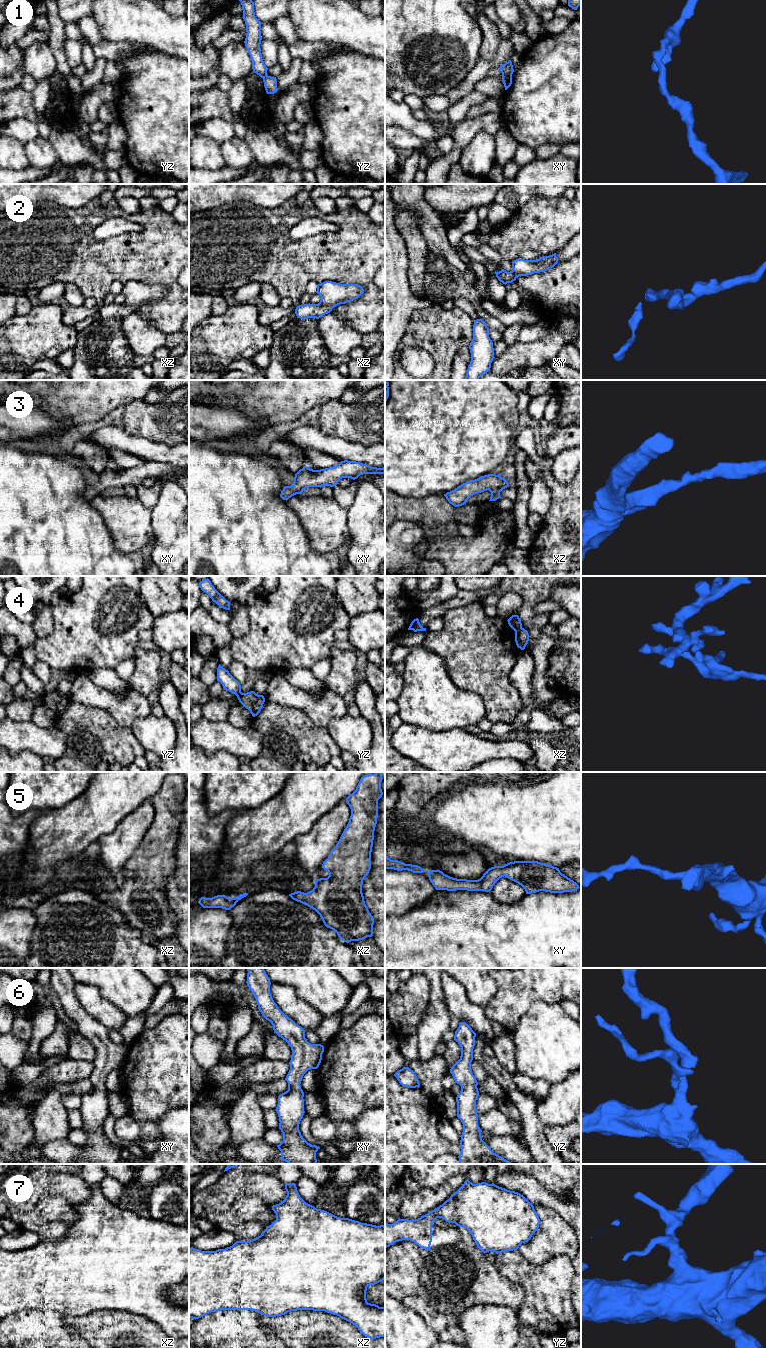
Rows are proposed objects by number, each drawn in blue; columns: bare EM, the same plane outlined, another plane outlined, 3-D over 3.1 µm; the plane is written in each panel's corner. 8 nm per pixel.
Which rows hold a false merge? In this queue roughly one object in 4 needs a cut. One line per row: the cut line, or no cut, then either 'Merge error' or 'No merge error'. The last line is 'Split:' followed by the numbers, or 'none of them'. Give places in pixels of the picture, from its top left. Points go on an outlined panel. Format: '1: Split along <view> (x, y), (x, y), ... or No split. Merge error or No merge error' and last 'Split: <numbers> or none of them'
1: Split along xy (511, 74), (509, 76), (502, 76). Merge error
2: No split. No merge error
3: No split. No merge error
4: Split along xz (521, 627), (515, 631). Merge error
5: No split. No merge error
6: No split. No merge error
7: No split. No merge error
Split: 1, 4

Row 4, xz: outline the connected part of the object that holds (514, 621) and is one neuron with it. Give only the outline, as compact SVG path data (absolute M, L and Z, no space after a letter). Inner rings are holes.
M512 615L507 621L508 621L509 626L514 631L517 631L522 628L522 623L518 615Z

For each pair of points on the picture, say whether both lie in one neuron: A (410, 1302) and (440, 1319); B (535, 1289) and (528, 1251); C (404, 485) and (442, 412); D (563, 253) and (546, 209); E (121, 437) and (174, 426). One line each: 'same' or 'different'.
A: same
B: different
C: same
D: different
E: different

